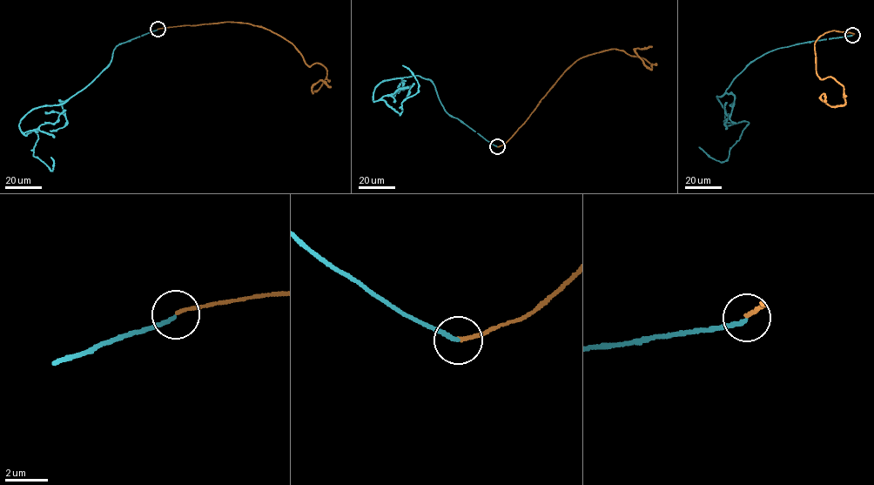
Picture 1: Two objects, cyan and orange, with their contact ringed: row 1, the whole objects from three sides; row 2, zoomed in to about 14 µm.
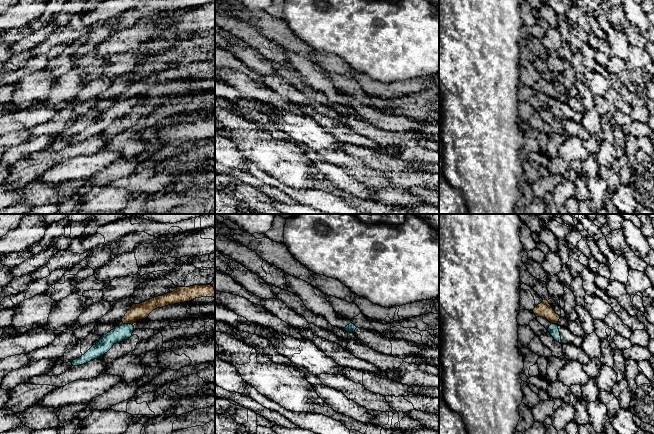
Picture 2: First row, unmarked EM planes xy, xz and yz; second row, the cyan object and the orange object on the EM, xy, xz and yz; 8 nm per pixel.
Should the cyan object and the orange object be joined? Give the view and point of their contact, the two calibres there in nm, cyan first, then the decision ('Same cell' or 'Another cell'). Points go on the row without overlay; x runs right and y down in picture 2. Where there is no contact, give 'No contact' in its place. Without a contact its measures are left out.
Touches cyan at xy (127, 100). Thickness 130 nm (cyan) against 130 nm. Another cell

